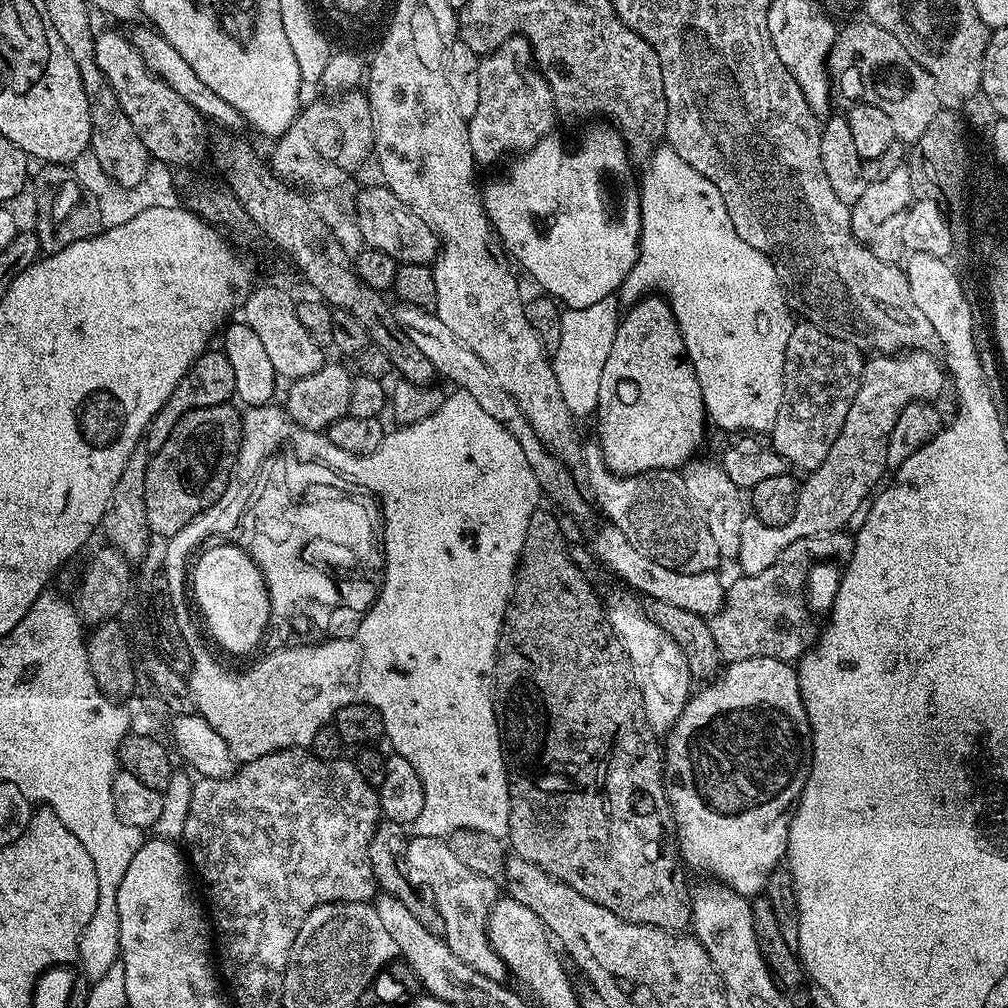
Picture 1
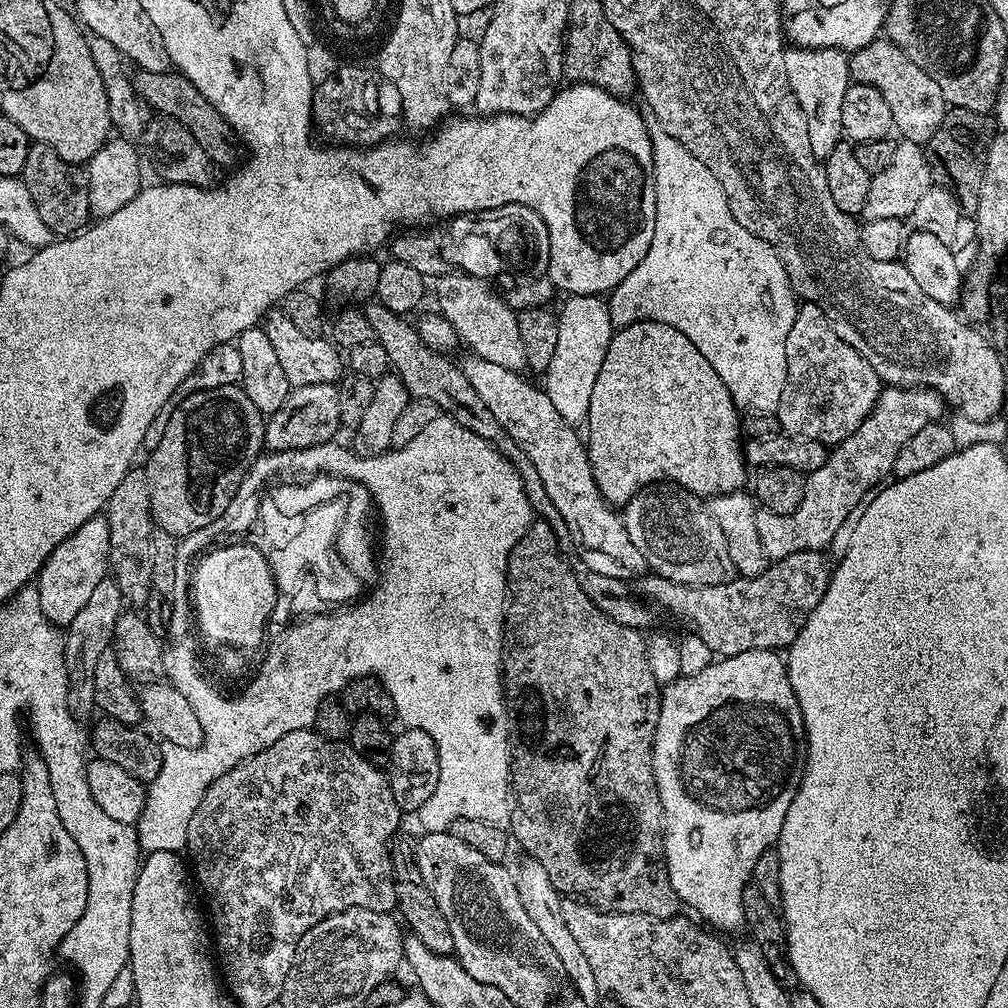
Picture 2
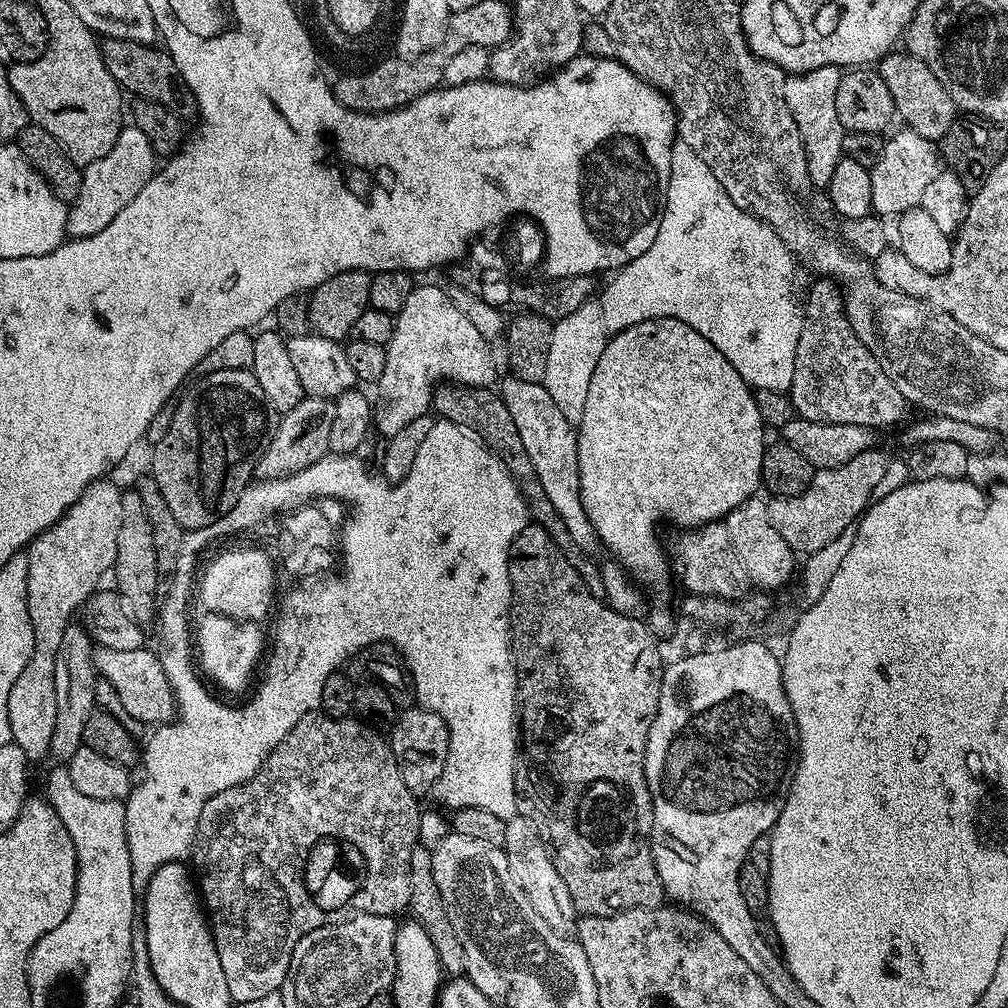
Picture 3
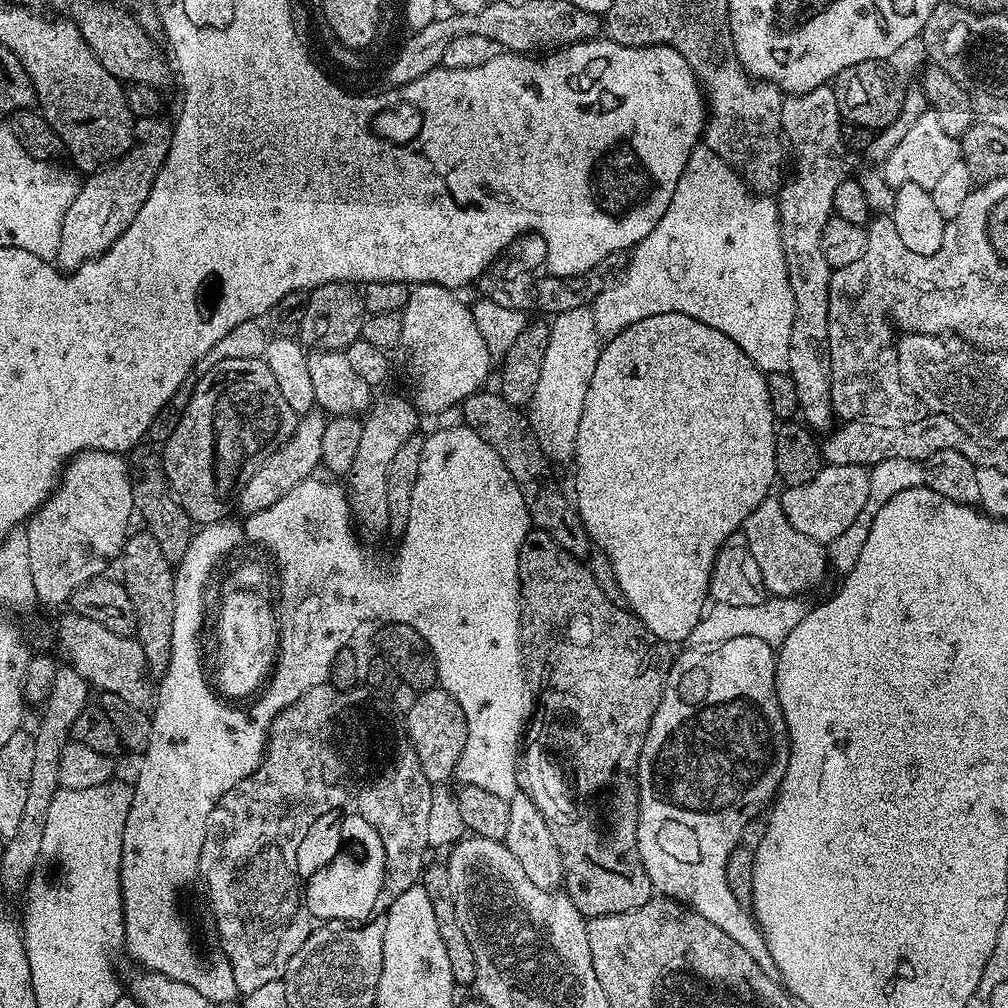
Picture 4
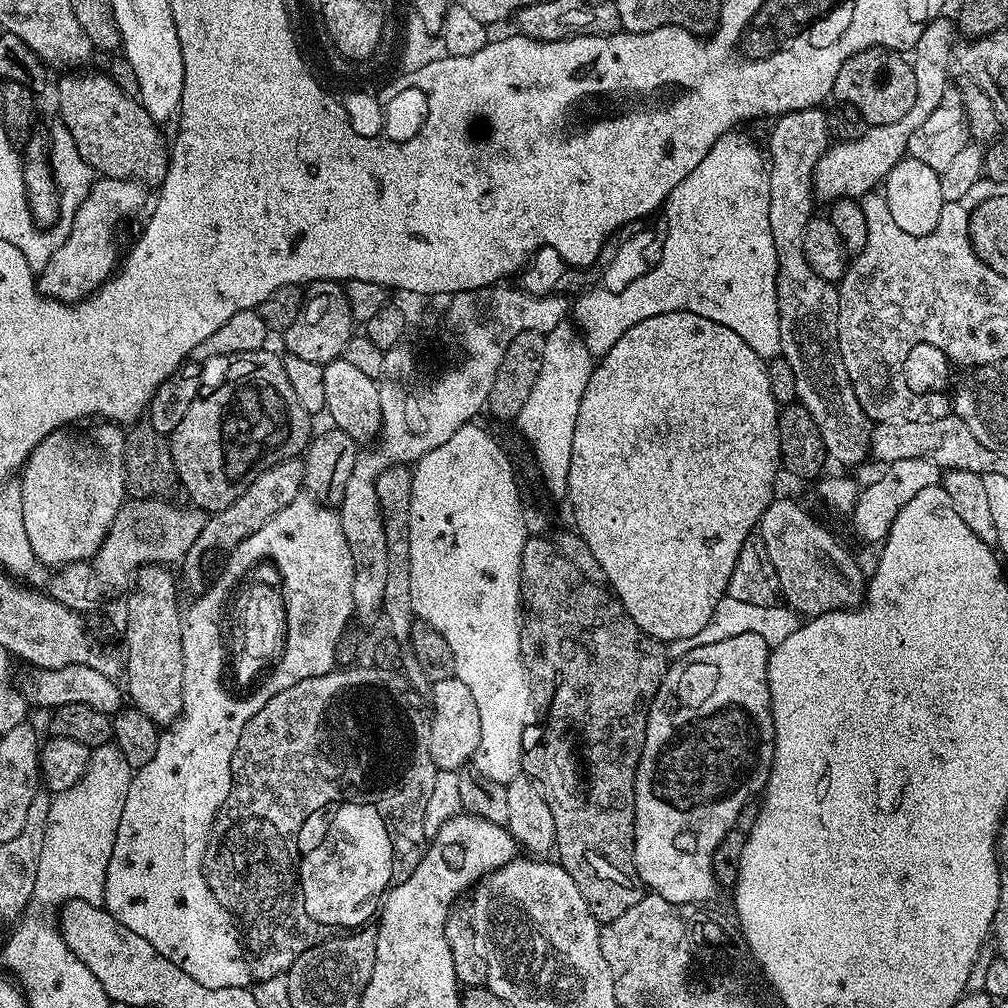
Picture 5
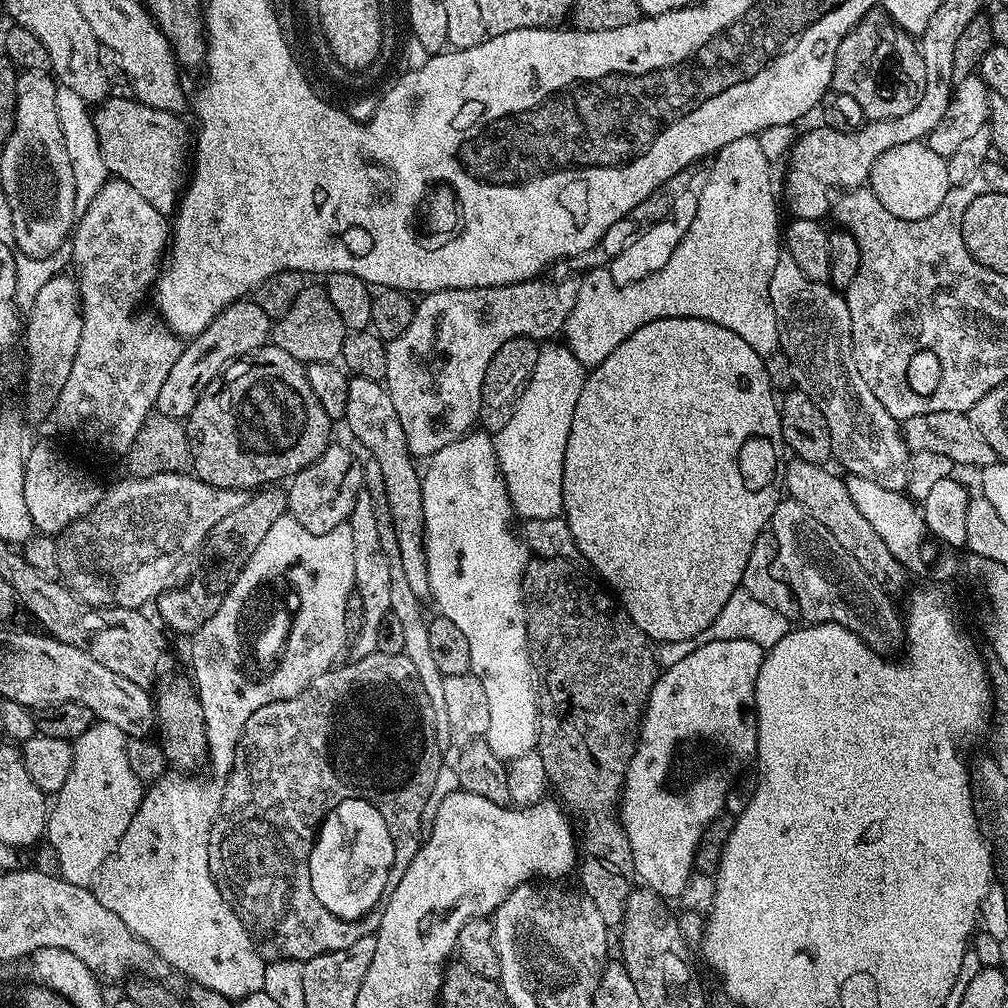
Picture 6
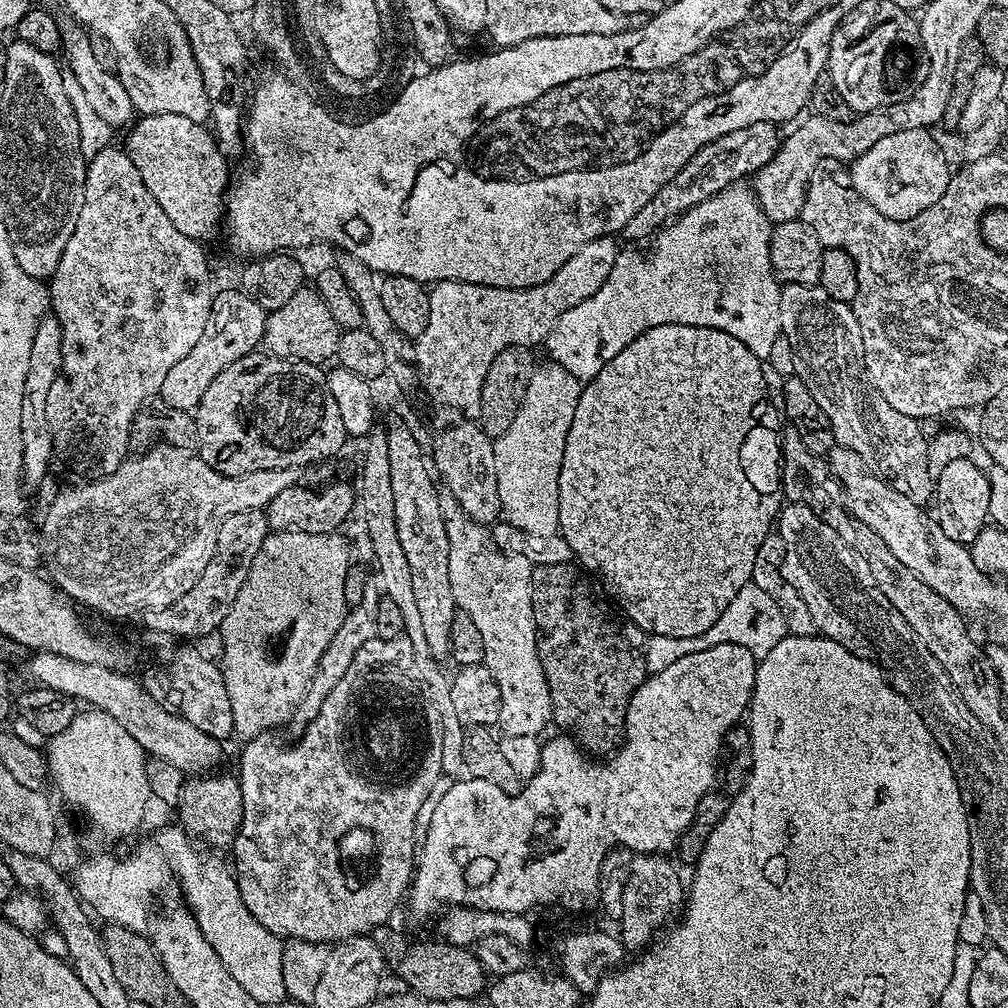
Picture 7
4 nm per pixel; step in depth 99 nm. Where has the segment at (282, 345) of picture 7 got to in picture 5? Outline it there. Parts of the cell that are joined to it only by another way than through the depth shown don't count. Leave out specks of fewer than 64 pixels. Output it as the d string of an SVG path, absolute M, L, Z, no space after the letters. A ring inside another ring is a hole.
M313 280L307 285L304 294L304 305L282 334L282 340L288 349L287 355L303 358L306 362L318 365L329 364L344 355L346 346L354 335L354 321L350 314L350 302L346 302L343 287L334 280Z

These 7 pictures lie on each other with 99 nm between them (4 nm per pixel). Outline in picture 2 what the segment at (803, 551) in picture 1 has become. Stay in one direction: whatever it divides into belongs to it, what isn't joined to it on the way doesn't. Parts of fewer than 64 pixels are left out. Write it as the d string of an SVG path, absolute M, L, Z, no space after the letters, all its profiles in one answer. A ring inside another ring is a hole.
M823 551L799 552L790 554L786 558L769 563L762 574L757 576L740 576L737 579L719 584L718 586L690 586L670 582L666 578L655 574L645 574L635 581L634 588L641 601L653 604L664 612L669 612L676 620L681 620L690 631L696 632L696 636L709 648L716 652L717 657L742 654L746 650L766 650L766 646L772 648L774 640L750 640L750 628L774 628L774 616L776 608L782 606L800 606L800 598L806 598L806 594L826 594L828 577L830 575L830 560Z

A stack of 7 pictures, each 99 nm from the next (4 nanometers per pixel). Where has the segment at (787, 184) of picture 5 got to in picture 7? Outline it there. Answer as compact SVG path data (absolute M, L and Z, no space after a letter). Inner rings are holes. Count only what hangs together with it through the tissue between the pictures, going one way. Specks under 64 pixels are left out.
M784 284L780 290L780 330L793 347L795 375L806 382L810 394L818 398L818 406L826 410L826 418L830 418L837 445L854 450L854 454L858 454L858 458L862 458L881 480L898 490L898 494L906 494L906 498L910 498L910 502L915 504L927 505L927 500L929 503L934 496L934 474L928 465L928 440L920 429L923 428L921 421L906 414L898 414L898 410L894 410L894 406L890 406L886 398L873 390L862 375L862 368L858 363L858 344L854 339L854 334L858 333L858 322L851 307L837 300L830 300L826 290L819 286Z

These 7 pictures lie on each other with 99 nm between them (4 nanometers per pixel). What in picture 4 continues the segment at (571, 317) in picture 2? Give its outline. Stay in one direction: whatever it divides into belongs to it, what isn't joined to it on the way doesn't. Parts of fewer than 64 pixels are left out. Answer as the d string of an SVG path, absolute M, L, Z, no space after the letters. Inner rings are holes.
M591 307L566 310L551 317L542 378L538 378L538 390L534 390L530 405L532 426L549 461L571 461L575 457L578 422L582 422L586 390L594 366L598 366L601 347L602 337L594 326Z

